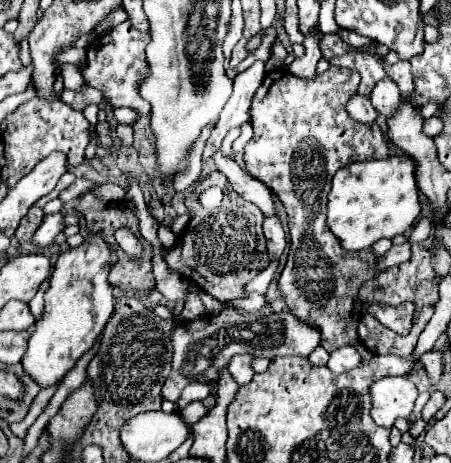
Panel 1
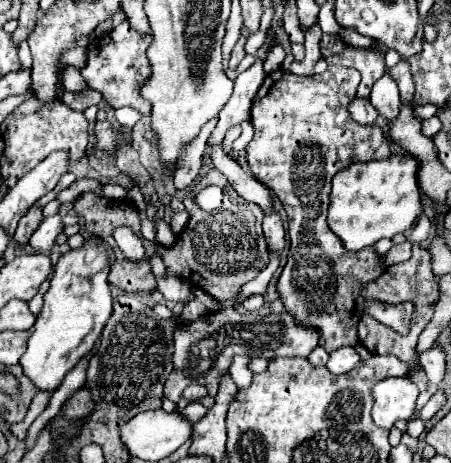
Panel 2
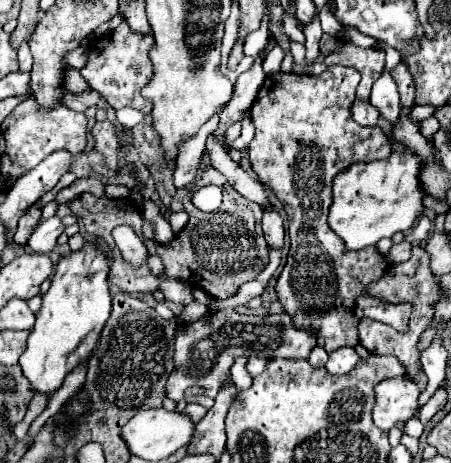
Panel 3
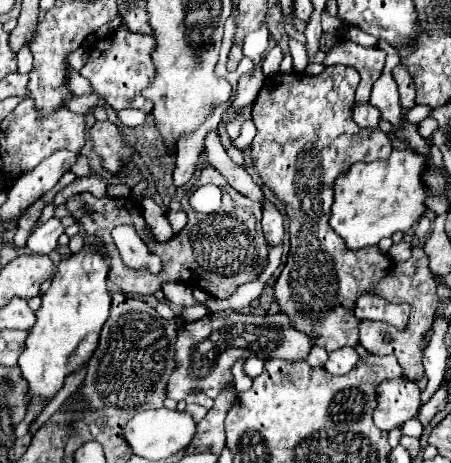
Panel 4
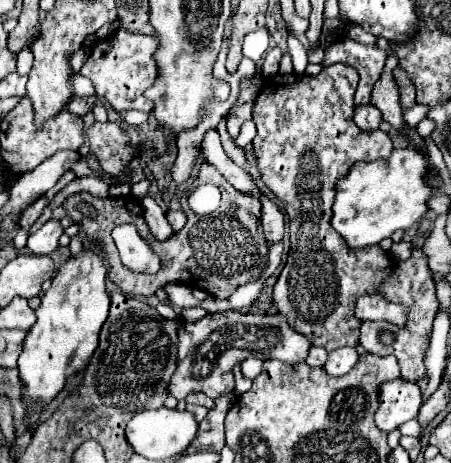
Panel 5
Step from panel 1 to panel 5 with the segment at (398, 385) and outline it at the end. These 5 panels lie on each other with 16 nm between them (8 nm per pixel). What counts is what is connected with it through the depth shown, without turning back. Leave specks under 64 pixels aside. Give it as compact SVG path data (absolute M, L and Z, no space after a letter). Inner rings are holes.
M396 378L380 384L378 402L380 404L374 414L374 422L384 432L392 432L400 424L418 416L418 410L422 406L422 396L418 384Z

